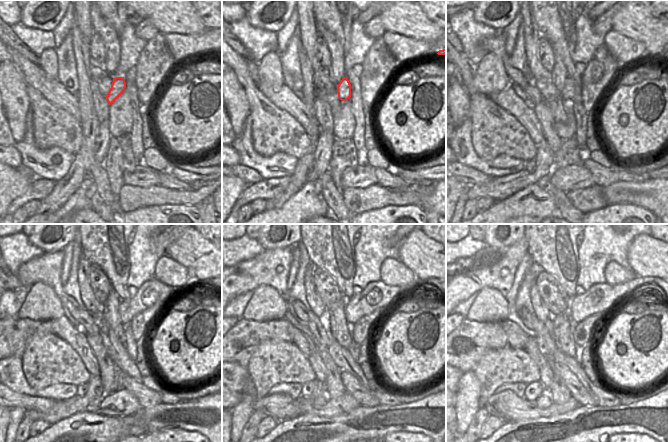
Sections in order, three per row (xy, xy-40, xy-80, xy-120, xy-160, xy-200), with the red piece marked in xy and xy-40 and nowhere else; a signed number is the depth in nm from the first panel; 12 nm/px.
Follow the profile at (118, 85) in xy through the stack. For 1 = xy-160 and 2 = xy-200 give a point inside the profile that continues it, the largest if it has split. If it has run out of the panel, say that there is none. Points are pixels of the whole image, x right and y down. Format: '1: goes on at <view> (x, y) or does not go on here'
1: goes on at xy-160 (376, 295)
2: goes on at xy-200 (601, 297)

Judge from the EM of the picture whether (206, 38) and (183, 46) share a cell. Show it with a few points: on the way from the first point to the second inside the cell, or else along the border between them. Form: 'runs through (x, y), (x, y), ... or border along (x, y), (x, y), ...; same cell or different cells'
runs through (200, 43), (189, 45); same cell

